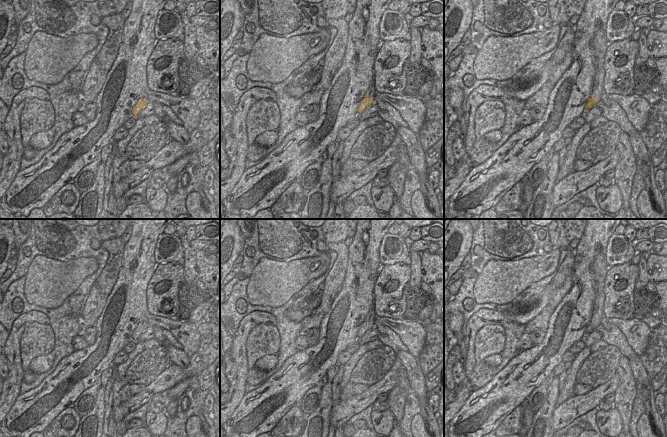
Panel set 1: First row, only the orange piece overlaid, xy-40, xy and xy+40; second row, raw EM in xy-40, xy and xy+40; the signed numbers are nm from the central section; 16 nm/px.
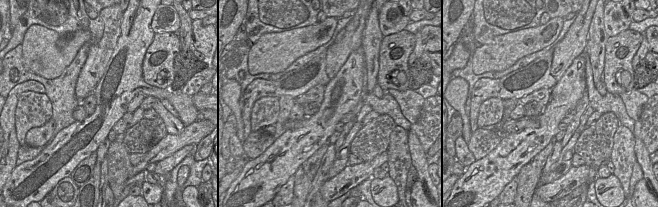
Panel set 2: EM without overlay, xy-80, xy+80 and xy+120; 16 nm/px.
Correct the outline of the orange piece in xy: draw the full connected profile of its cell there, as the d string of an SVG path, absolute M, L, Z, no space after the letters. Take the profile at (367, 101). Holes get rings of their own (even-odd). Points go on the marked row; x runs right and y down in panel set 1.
M374 85L369 88L369 90L366 92L361 104L358 107L358 115L360 115L366 108L374 104L376 101L376 90Z

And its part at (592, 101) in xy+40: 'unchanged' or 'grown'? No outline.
grown

